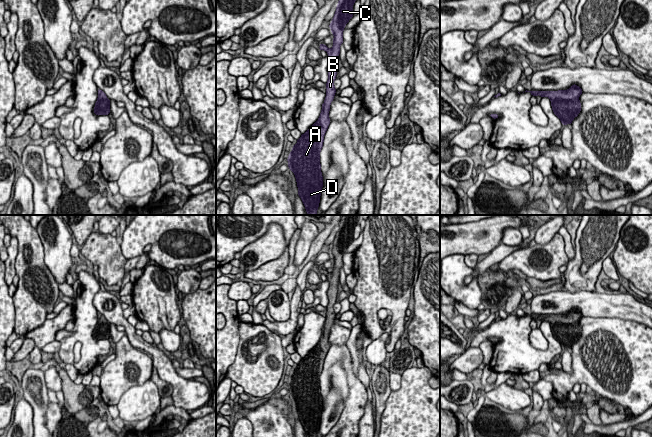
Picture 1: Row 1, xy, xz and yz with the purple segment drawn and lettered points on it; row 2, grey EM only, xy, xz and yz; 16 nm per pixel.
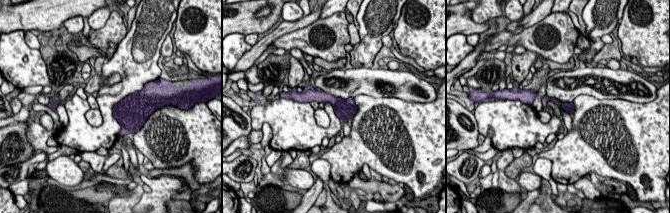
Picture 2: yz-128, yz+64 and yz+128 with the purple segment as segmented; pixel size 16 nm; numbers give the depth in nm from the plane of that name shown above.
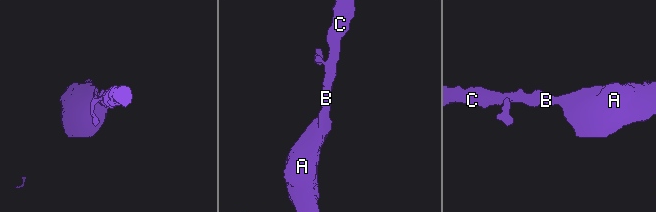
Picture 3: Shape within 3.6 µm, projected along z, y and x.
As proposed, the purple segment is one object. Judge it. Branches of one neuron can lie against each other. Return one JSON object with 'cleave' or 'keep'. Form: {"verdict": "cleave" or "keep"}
{"verdict": "keep"}

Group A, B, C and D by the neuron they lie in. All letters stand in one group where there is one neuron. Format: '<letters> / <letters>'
A B C D

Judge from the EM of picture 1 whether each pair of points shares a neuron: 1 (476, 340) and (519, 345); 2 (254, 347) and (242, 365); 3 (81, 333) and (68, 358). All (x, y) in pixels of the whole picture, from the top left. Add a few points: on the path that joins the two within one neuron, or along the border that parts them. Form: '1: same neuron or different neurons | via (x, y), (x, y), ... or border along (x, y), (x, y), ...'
1: same neuron | via (487, 333), (508, 334)
2: same neuron | via (254, 353), (254, 360), (248, 365)
3: same neuron | via (75, 338), (68, 345), (68, 352)

